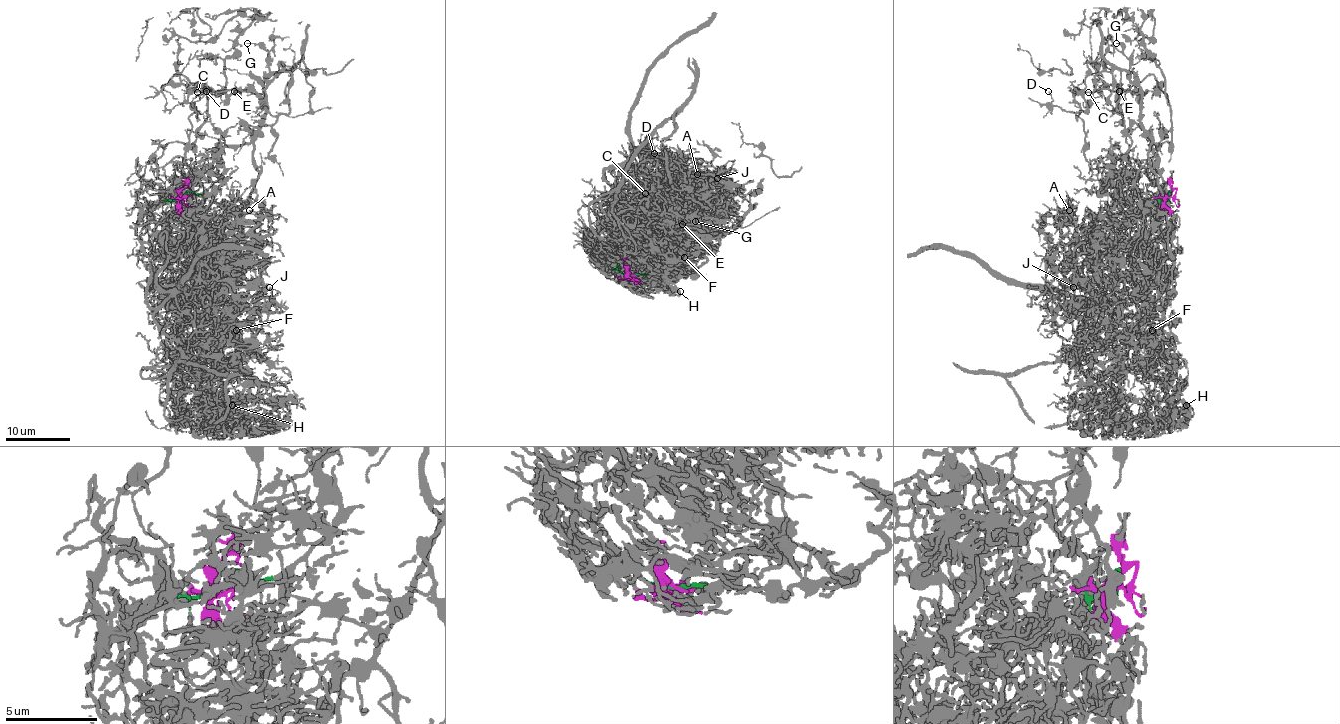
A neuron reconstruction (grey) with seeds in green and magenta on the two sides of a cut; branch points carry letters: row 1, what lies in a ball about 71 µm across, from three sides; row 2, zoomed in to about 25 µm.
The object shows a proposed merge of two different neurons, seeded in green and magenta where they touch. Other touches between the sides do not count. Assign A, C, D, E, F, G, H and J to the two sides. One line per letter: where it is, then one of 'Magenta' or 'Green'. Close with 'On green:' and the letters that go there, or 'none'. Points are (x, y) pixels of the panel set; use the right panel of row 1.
A: Place: (1069, 210). Magenta
C: Place: (1088, 92). Green
D: Place: (1048, 91). Green
E: Place: (1119, 91). Green
F: Place: (1152, 330). Magenta
G: Place: (1116, 43). Green
H: Place: (1186, 405). Magenta
J: Place: (1073, 287). Magenta
On green: C, D, E, G

